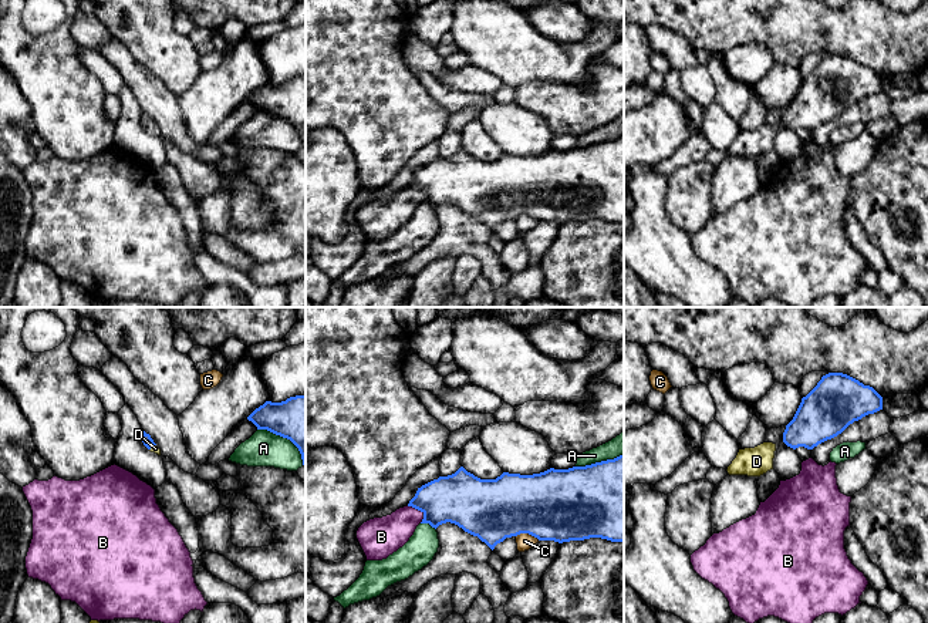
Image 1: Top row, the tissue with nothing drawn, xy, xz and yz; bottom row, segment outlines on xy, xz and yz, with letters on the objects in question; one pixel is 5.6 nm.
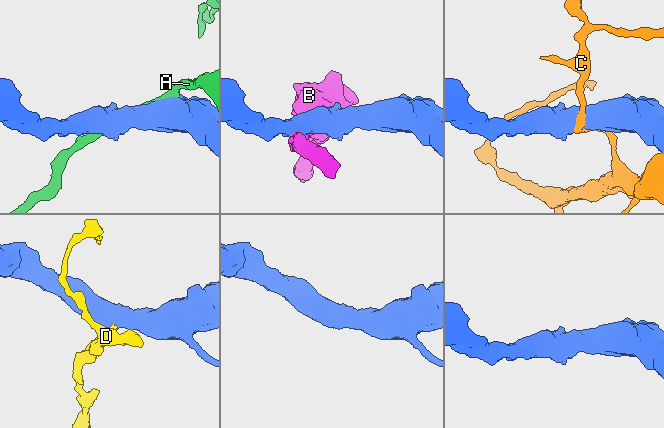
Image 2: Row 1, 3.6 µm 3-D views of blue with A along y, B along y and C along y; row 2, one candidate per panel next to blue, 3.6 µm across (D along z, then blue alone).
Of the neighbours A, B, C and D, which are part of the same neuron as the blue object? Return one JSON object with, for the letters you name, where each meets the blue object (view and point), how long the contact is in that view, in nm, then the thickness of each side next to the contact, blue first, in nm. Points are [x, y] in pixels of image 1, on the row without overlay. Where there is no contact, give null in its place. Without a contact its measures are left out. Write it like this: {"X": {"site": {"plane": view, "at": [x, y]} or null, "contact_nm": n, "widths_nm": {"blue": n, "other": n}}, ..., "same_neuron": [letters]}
{"D": {"site": {"plane": "xy", "at": [152, 128]}, "contact_nm": 50, "widths_nm": {"blue": 60, "other": 40}}, "same_neuron": ["D"]}

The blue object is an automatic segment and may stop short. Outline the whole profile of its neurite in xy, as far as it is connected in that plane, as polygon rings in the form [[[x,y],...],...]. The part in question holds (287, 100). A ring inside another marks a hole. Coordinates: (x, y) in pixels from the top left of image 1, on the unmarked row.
[[[306,77],[290,78],[281,84],[266,82],[247,101],[257,111],[267,111],[290,121],[298,129],[306,147]]]

